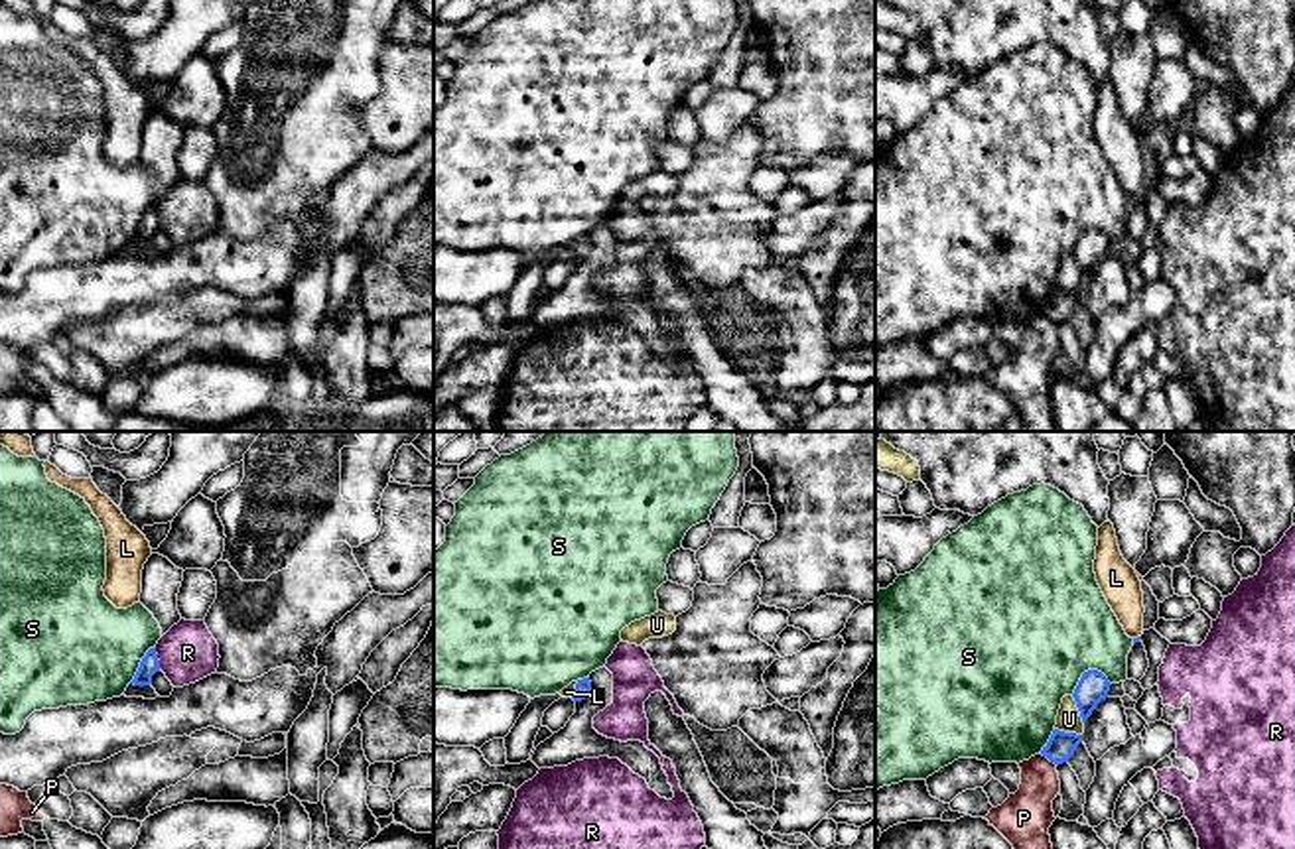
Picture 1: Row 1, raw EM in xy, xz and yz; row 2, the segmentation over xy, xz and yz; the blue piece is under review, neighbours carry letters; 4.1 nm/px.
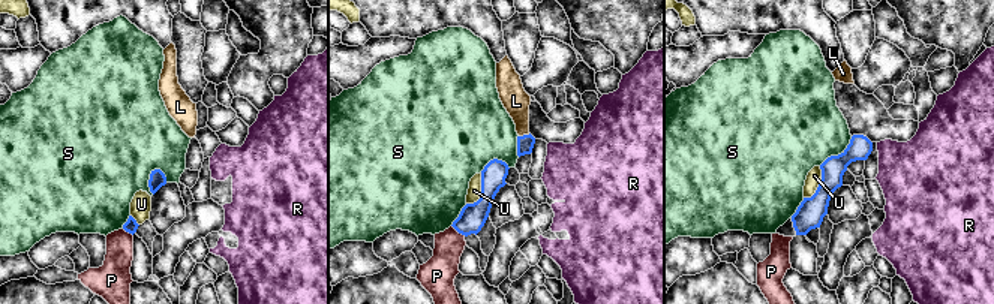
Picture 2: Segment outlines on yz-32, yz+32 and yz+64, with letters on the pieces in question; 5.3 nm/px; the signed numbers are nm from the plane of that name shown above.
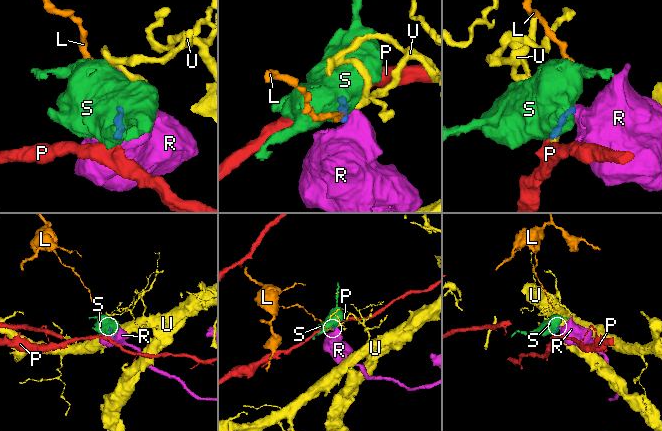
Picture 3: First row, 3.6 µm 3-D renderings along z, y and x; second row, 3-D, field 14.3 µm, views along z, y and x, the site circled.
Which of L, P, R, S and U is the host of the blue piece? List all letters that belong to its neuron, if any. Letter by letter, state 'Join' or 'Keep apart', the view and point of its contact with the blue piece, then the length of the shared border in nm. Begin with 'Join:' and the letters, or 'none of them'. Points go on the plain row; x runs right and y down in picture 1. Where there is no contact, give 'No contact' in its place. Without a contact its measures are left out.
Join: L
L: Join. Touches blue at xz (576, 249). Shared border 70 nm
P: Keep apart. Touches blue at yz (1049, 318). Shared border 90 nm
R: Keep apart. Touches blue at xy (156, 217). Shared border 100 nm
S: Keep apart. Touches blue at yz (1089, 229). Shared border 180 nm
U: Keep apart. Touches blue at yz (1079, 268). Shared border 130 nm

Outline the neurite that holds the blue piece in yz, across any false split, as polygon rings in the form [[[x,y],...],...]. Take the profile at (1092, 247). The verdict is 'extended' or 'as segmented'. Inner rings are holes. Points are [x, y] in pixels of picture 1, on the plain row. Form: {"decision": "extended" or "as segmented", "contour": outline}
{"decision": "as segmented", "contour": [[[1088,229],[1082,232],[1072,256],[1076,260],[1076,266],[1080,270],[1082,282],[1092,274],[1096,264],[1108,256],[1110,250],[1108,236],[1098,229]]]}

